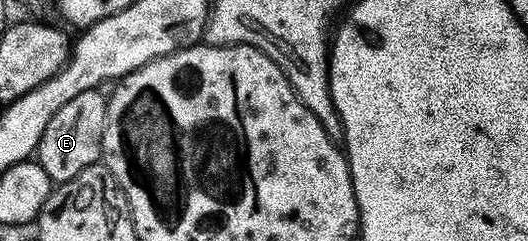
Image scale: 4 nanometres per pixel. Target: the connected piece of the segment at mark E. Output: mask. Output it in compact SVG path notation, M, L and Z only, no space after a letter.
M97 89L78 93L71 97L71 101L67 101L67 105L63 105L63 109L59 109L59 113L55 113L55 117L51 117L51 121L47 121L47 129L43 129L35 159L43 165L43 169L47 169L54 184L74 179L80 171L102 158L101 142L109 104L106 96L101 96L101 93Z

